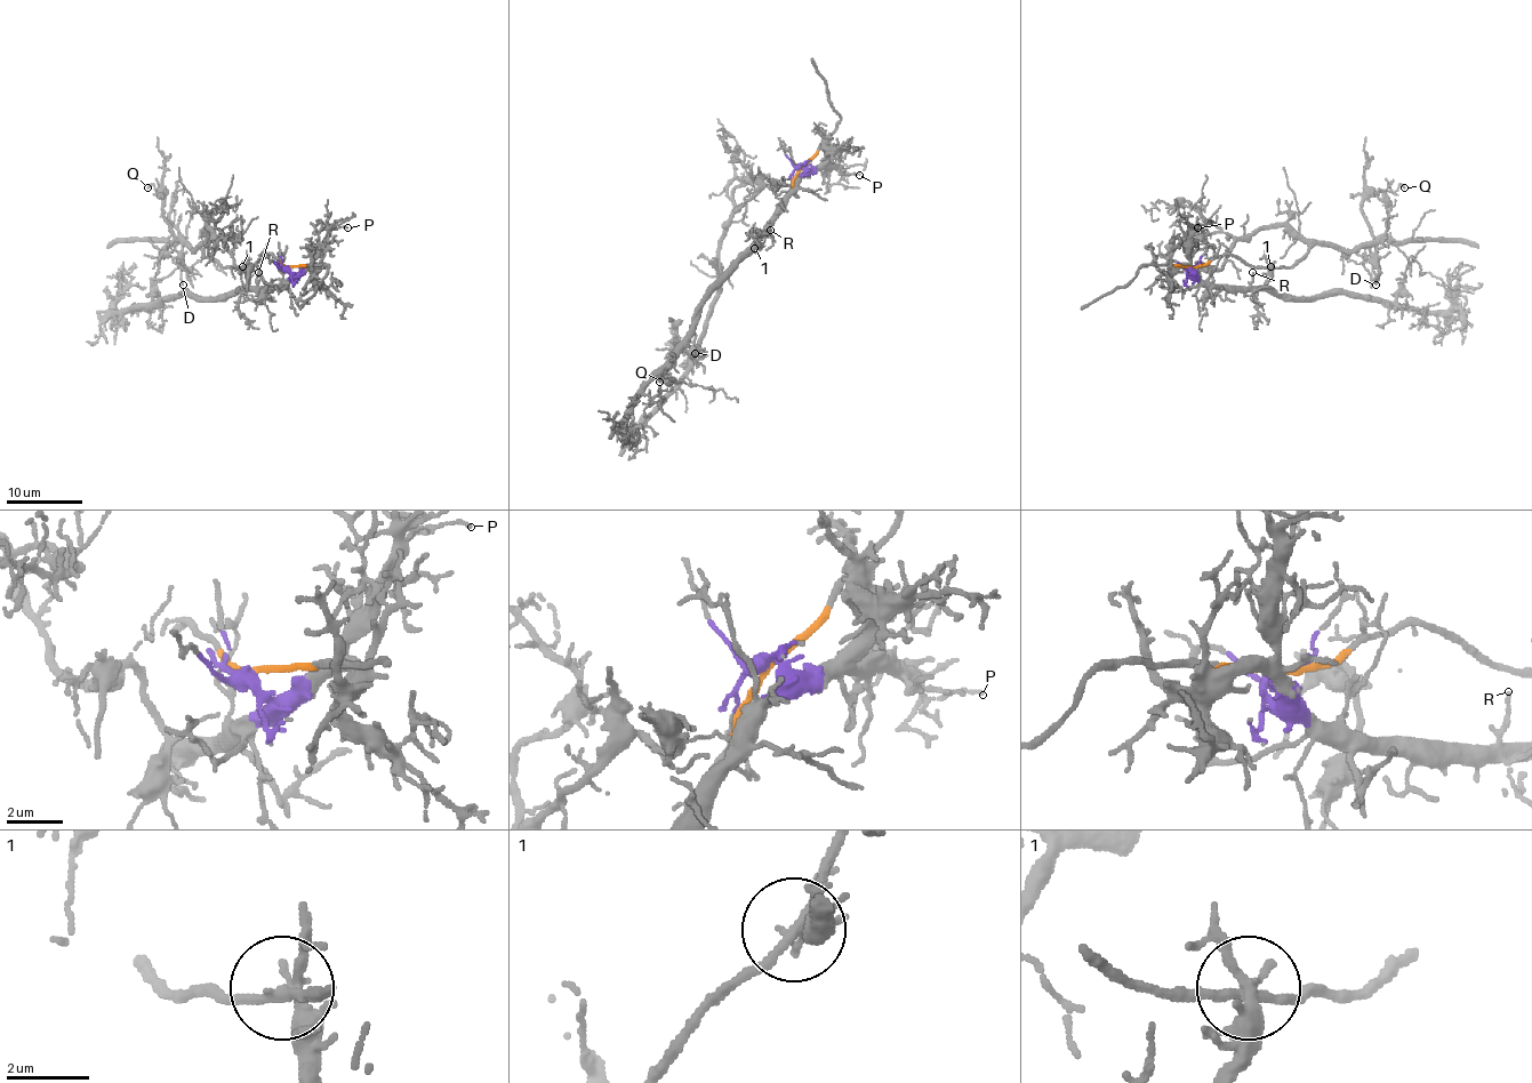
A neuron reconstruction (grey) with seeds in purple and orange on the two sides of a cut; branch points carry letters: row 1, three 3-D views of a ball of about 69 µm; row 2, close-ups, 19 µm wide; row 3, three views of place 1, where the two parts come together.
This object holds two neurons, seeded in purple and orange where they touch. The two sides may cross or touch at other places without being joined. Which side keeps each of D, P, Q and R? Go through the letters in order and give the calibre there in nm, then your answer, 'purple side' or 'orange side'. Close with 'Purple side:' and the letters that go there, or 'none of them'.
D: 120 nm thick; orange side
P: 100 nm thick; purple side
Q: 120 nm thick; orange side
R: 110 nm thick; purple side
Purple side: P, R

